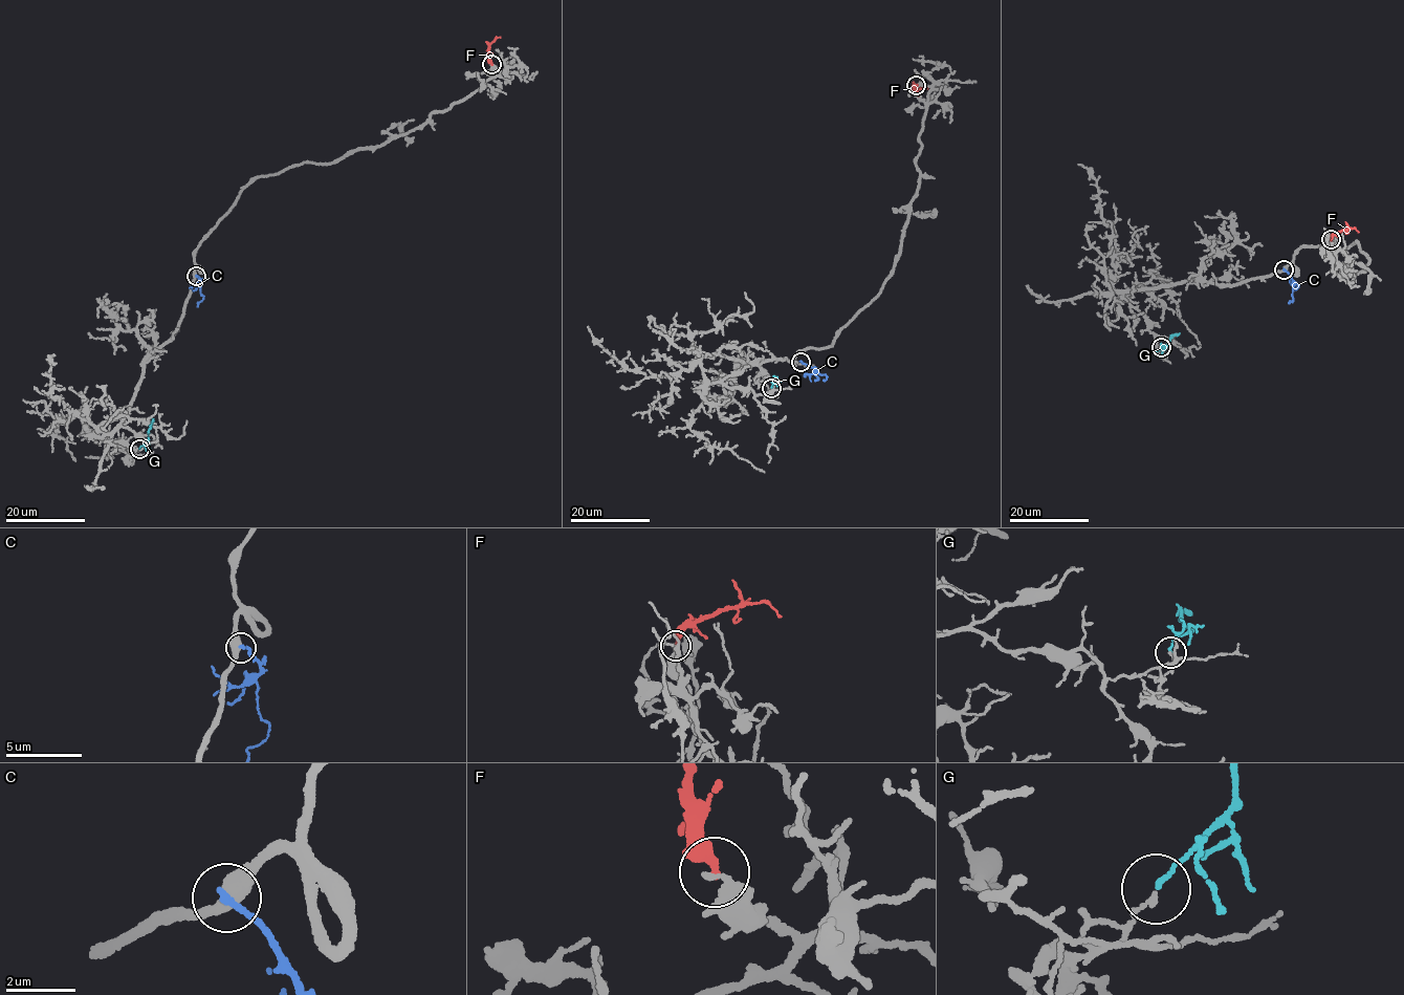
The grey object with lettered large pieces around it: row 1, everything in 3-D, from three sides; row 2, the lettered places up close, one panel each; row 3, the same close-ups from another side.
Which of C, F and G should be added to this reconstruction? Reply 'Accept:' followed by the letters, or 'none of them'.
Accept: G

